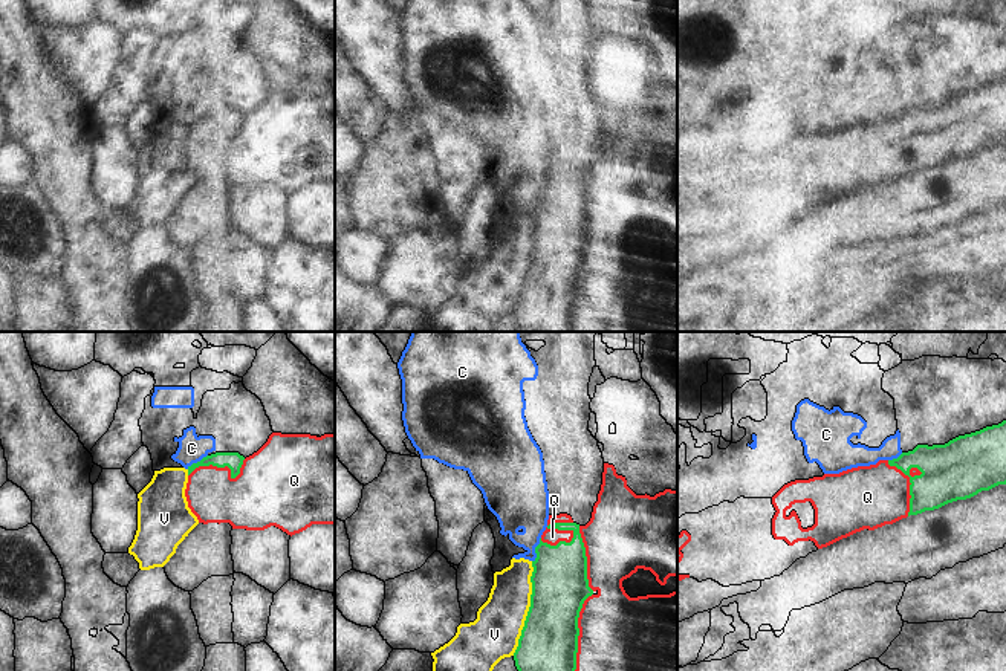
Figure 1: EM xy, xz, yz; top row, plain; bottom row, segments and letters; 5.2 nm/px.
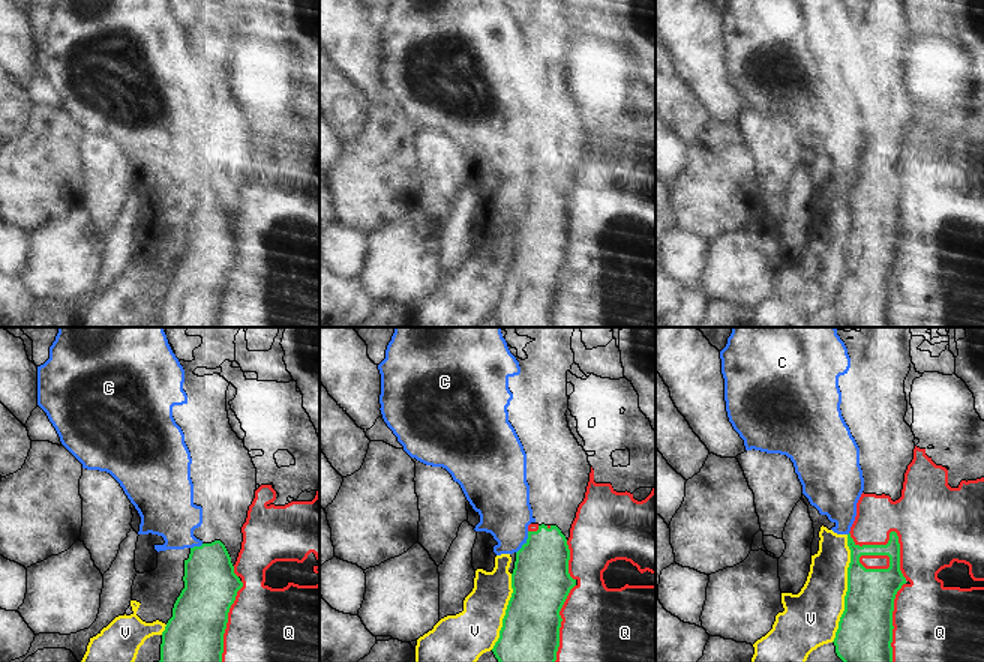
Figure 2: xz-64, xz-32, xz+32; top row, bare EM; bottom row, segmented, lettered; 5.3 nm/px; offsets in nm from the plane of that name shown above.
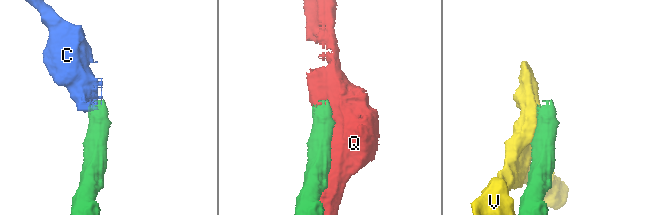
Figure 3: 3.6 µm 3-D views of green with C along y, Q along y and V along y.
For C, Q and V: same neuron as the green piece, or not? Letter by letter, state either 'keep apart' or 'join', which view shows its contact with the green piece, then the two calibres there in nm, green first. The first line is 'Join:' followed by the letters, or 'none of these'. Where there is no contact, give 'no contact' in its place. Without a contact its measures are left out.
Join: none of these
C: keep apart; contact in xz; calibres 300 and 280 nm
Q: keep apart; contact in xz; calibres 280 and 90 nm
V: keep apart; contact in xz; calibres 320 and 260 nm

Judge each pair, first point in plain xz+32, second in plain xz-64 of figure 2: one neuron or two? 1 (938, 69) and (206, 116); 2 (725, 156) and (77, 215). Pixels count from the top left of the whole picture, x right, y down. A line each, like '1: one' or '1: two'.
1: two
2: two

